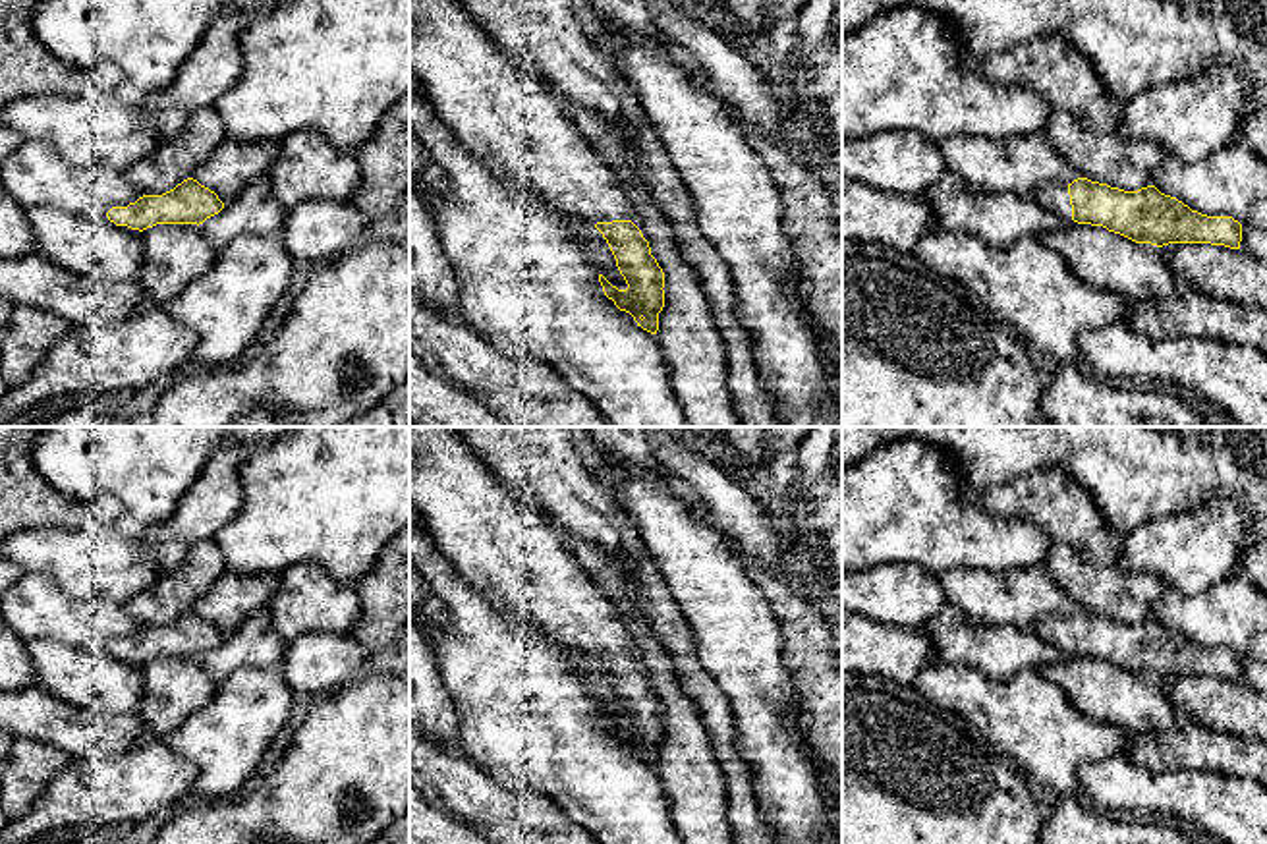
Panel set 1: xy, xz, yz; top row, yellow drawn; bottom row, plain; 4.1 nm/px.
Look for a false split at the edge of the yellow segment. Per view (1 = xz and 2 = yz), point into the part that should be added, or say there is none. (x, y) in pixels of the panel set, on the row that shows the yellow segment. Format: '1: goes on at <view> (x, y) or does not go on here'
1: goes on at xz (505, 114)
2: goes on at yz (1053, 196)

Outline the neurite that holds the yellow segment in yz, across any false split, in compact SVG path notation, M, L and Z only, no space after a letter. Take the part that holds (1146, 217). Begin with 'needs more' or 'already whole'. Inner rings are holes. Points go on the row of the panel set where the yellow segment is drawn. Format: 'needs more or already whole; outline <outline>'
needs more; outline M1078 178L1064 185L1039 185L1033 199L1047 211L1078 224L1103 226L1136 243L1211 243L1240 249L1242 224L1232 216L1207 216L1192 211L1155 185L1124 191Z

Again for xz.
needs more; outline M409 0L409 71L415 73L438 118L473 151L500 180L510 180L521 187L537 189L550 205L566 216L593 222L606 239L620 274L628 288L618 290L603 274L603 292L620 311L634 317L637 326L657 334L659 313L664 307L664 272L651 255L649 241L634 220L634 203L620 185L614 172L579 135L574 124L556 106L550 91L527 70L508 62L477 19L458 0Z

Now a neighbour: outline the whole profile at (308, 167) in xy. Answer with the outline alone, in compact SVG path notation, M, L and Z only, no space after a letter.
M299 129L278 143L268 178L286 209L309 199L350 201L361 182L361 164L353 151L332 149L319 131Z

